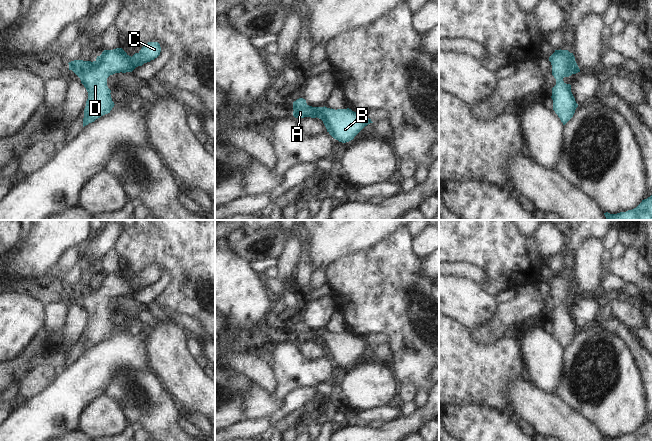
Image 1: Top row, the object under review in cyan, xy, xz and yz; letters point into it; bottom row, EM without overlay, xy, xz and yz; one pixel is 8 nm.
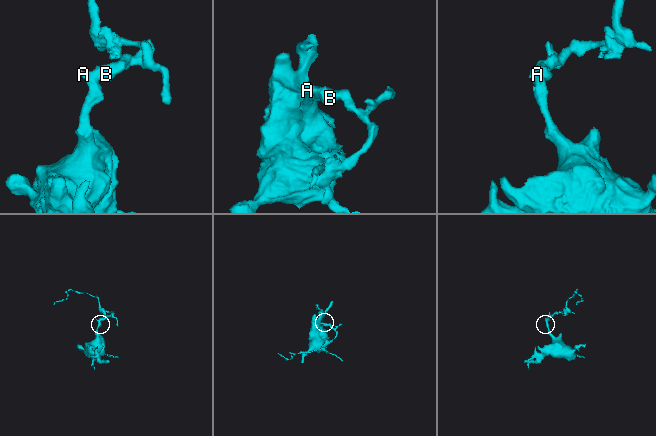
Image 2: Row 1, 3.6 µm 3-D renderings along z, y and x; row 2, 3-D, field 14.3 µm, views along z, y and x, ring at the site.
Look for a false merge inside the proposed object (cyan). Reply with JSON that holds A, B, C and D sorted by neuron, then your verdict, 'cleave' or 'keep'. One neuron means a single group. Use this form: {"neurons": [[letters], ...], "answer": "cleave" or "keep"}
{"neurons": [["A", "B", "C", "D"]], "answer": "keep"}

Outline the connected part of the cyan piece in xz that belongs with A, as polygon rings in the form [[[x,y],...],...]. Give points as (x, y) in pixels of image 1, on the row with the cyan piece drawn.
[[[299,98],[293,102],[295,118],[319,118],[323,121],[327,132],[342,143],[349,142],[368,124],[373,123],[365,112],[354,112],[351,109],[330,109],[327,107],[312,107],[306,100]]]

